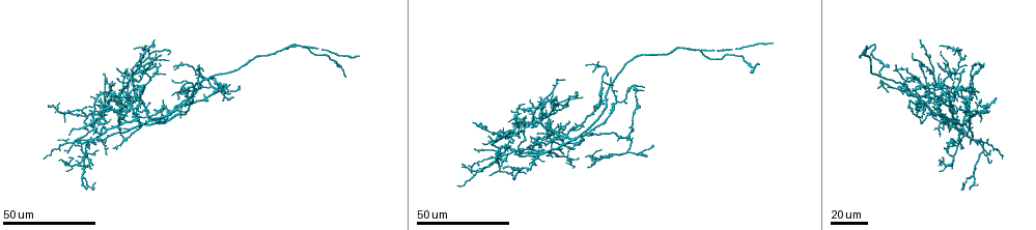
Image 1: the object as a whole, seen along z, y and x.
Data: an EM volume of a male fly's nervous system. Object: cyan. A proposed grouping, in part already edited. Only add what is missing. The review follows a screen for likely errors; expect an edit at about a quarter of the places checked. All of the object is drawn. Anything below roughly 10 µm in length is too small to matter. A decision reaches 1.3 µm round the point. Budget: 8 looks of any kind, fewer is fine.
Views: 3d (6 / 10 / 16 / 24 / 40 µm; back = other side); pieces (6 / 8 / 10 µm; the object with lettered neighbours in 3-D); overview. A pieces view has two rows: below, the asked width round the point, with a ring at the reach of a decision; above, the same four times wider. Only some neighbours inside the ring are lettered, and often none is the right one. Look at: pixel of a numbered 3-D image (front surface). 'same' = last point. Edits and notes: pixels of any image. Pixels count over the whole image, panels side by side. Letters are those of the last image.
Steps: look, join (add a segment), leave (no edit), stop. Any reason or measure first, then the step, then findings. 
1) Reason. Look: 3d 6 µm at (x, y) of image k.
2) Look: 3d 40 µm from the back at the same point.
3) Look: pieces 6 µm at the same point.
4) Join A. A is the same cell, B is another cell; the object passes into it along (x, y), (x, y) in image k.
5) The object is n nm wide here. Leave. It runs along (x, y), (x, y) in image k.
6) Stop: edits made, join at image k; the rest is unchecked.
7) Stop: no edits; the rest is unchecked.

Thin end. Look: 3d 24 µm at (161, 101) of image 1.

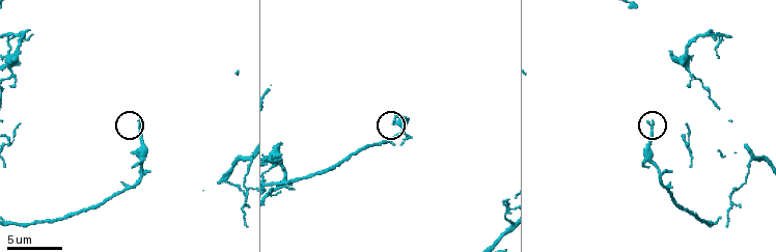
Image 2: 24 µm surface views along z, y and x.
Look: pieces 6 µm at (652, 121) of image 2.

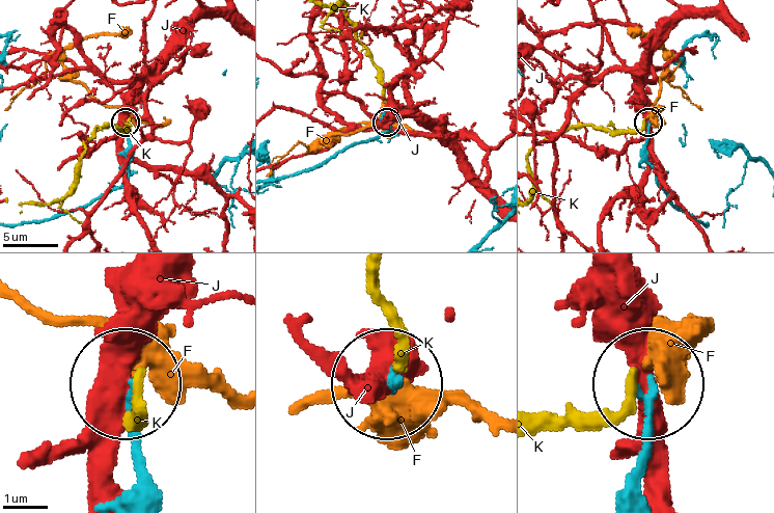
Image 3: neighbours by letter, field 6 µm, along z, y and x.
Leave. F, J and K are other cells; none of them fits.

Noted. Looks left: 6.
Free end. Look: 3d 40 µm at (551, 155) of image 1.

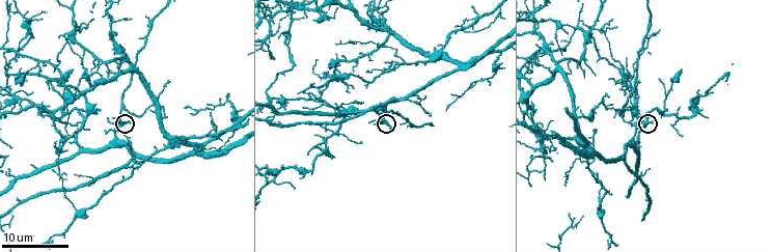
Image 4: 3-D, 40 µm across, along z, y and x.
Look: 3d 6 µm at (131, 120) of image 4.

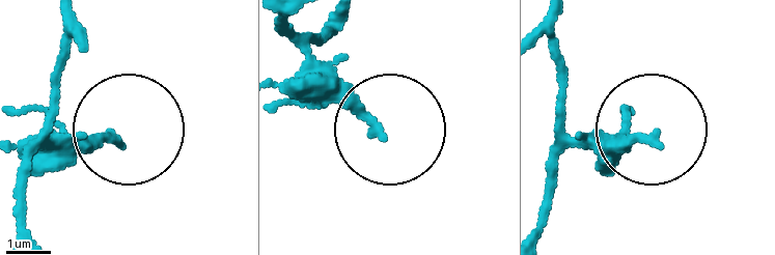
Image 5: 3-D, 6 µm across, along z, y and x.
Look: pieces 10 µm at (653, 138) of image 5.

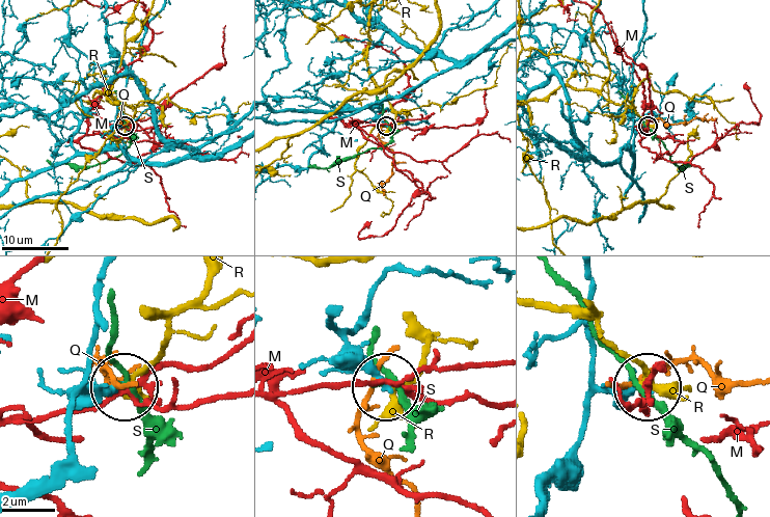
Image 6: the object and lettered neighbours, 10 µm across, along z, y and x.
Leave. M, Q, R and S are other cells; none of them fits.

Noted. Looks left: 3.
Long arm stops here. Look: 3d 16 µm at (641, 220) of image 4.

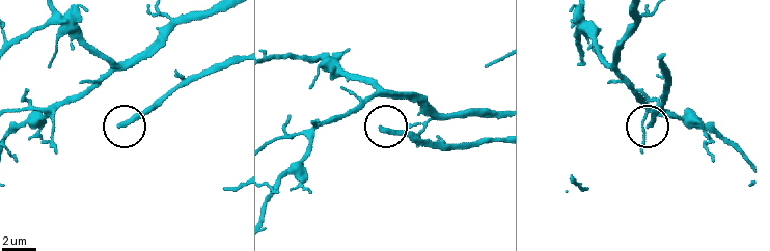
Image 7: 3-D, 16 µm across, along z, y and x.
Look: pieces 10 µm at (649, 125) of image 7.

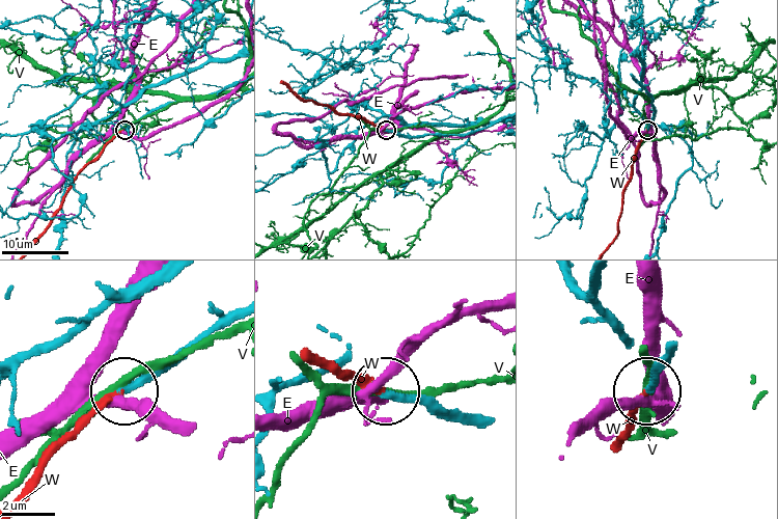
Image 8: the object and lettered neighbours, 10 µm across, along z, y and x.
Join W. W is the same cell, E and V are other cells; the object passes into it along (400, 136), (310, 101) in image 8; it goes on there.

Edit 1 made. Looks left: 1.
Stop: edits made, join at image 8; the rest is unchecked.

